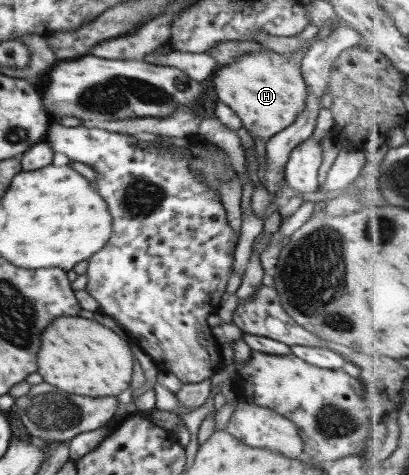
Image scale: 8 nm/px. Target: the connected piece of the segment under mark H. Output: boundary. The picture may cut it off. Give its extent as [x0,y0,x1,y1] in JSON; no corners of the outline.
[213,23,332,140]

